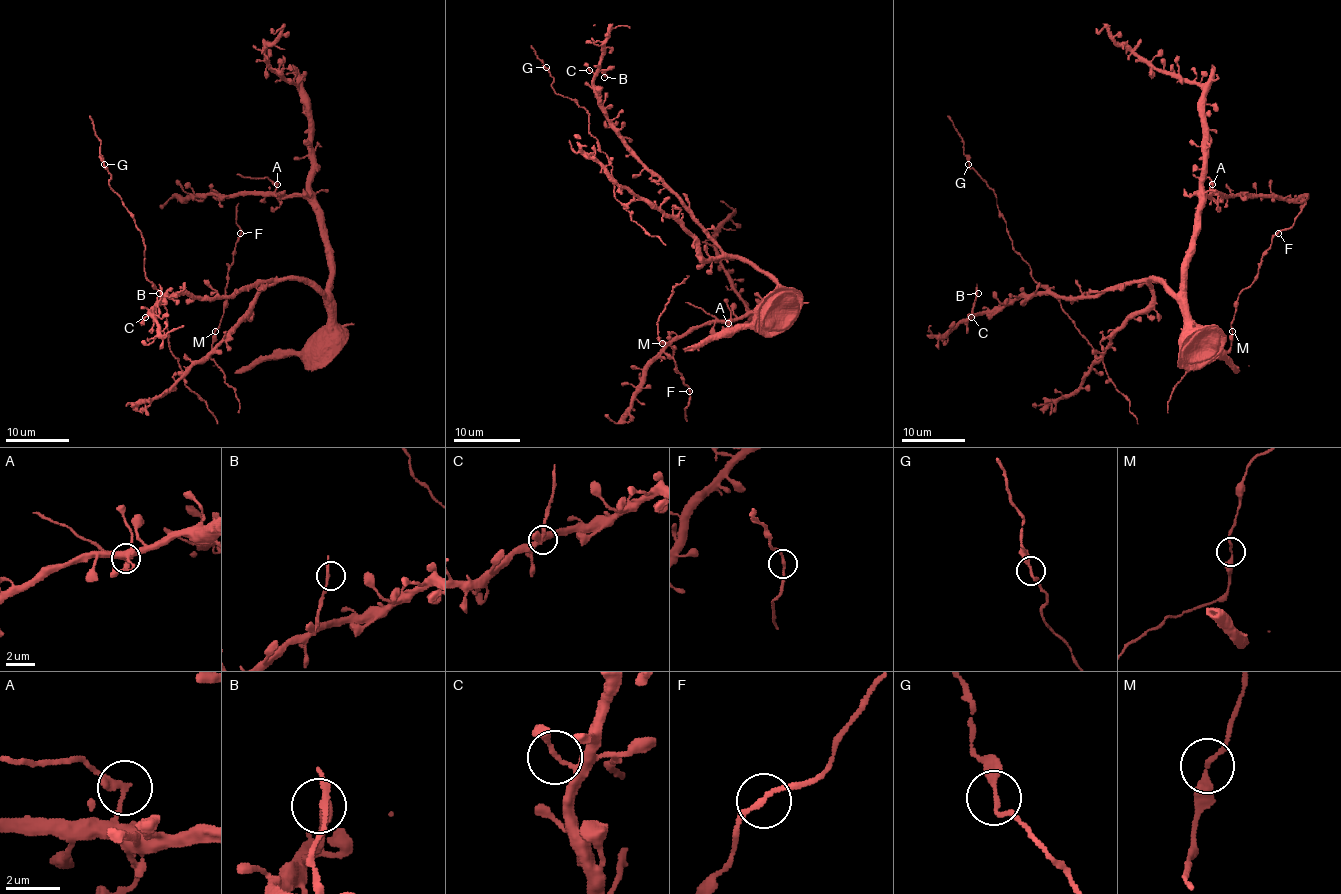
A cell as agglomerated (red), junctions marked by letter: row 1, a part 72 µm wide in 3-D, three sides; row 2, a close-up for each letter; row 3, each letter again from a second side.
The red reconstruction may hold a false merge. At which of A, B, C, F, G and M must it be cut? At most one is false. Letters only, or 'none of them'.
A

